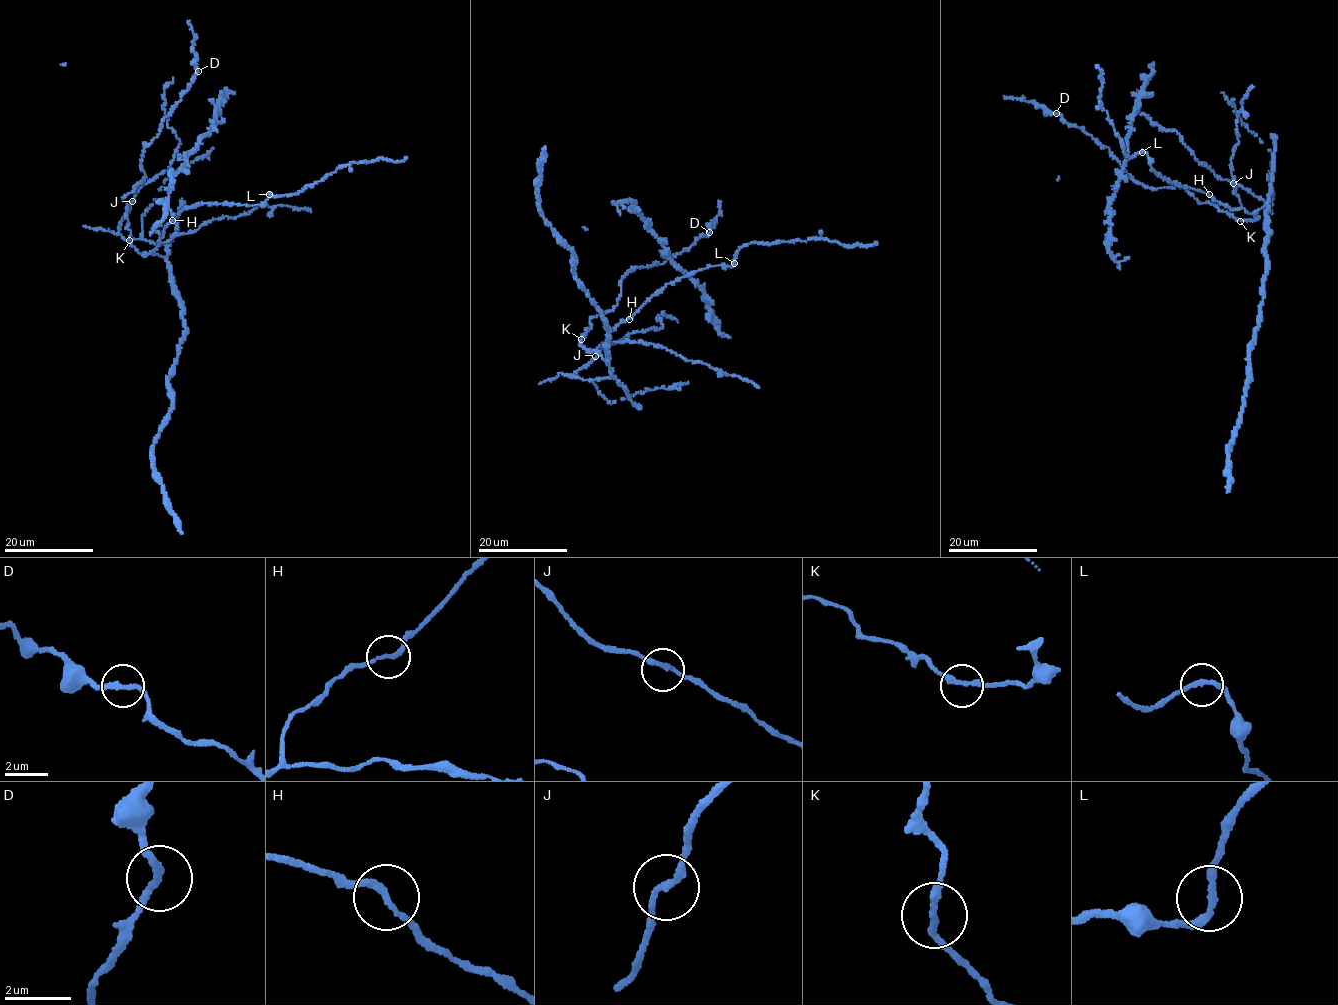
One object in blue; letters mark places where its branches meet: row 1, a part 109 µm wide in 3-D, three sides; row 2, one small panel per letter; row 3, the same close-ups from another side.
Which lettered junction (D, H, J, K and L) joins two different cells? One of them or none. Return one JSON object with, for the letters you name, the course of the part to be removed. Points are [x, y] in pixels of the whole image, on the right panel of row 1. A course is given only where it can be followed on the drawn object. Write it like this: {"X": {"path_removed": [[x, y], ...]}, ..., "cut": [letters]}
{"cut": []}

